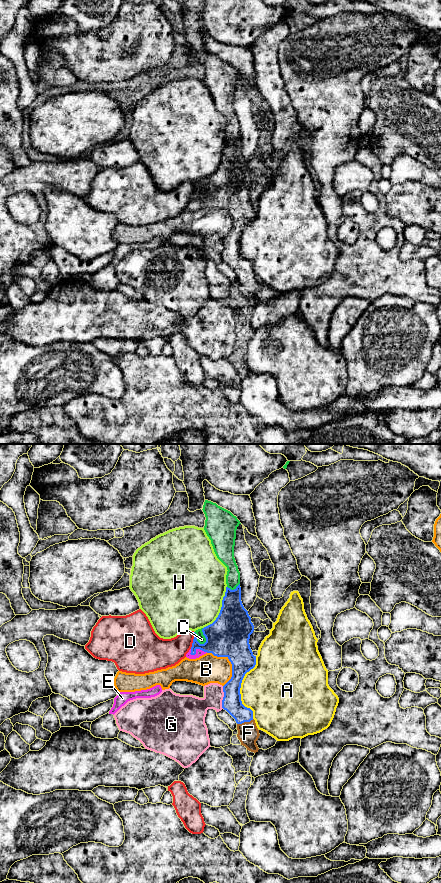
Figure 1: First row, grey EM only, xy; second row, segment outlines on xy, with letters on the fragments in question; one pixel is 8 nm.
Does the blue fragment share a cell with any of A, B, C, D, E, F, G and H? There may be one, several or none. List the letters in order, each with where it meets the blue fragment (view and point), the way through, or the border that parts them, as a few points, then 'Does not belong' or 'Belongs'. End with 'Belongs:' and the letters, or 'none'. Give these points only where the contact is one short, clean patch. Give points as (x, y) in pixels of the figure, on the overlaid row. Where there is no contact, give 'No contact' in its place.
A: Touches blue at xy (240, 687). Does not belong
B: Touches blue at xy (230, 661). Does not belong
C: Touches blue at xy (205, 637). Does not belong
D: Touches blue at xy (193, 640). Boundary: xy (194, 632), (190, 648). Does not belong
E: Touches blue at xy (197, 648). Belongs
F: Touches blue at xy (245, 721). Path across: xy (231, 702), (245, 721), (248, 733). Belongs
G: Touches blue at xy (223, 697). Does not belong
H: Touches blue at xy (221, 609). Does not belong
Belongs: E, F

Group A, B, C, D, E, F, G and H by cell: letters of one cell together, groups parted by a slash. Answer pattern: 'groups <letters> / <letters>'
groups A / B / C / D / E F / G / H

